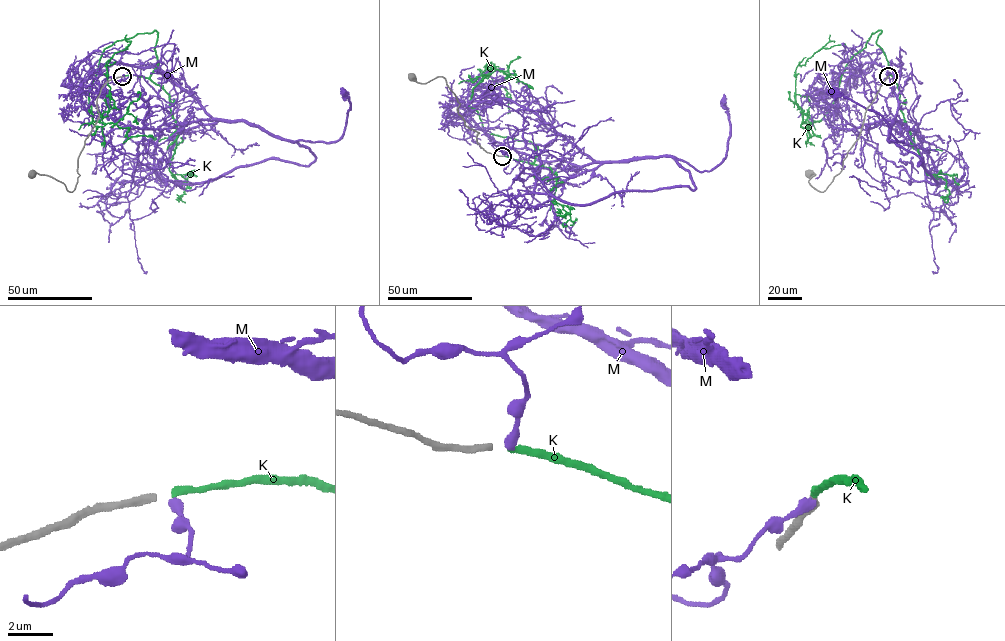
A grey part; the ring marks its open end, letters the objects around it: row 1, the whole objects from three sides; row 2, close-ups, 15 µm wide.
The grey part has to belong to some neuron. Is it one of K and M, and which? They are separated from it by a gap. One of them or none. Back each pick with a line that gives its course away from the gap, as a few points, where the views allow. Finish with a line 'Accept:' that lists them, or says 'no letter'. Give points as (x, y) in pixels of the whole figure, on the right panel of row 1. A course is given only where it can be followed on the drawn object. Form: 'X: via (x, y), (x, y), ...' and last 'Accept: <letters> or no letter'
K: via (888, 76), (879, 30), (828, 112), (805, 115), (796, 68), (845, 45)
Accept: K

